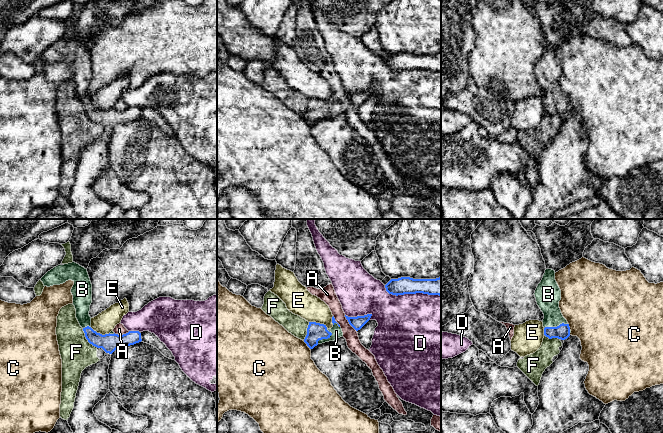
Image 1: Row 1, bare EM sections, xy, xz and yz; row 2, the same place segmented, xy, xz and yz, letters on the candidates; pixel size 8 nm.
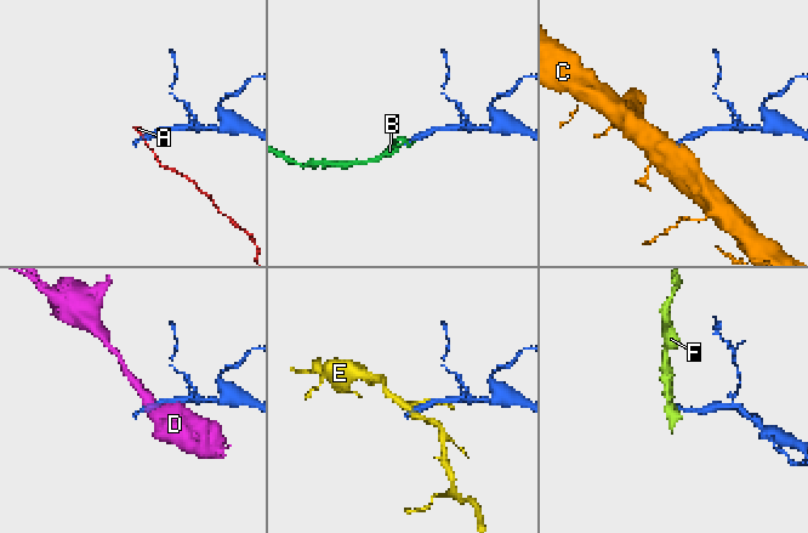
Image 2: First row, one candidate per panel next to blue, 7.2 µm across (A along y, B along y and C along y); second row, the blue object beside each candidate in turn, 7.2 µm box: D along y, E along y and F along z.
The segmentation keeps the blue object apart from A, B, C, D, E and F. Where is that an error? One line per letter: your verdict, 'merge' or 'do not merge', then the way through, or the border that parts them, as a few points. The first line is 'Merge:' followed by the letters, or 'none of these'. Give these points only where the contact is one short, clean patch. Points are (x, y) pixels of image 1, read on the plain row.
Merge: B
A: do not merge; border along xz (344, 91), (348, 99), (356, 107)
B: merge; runs through xz (315, 107), (326, 114), (336, 107)
C: do not merge; border along xz (303, 117), (310, 124)
D: do not merge
E: do not merge
F: do not merge; border along xy (82, 104), (85, 114), (97, 123)

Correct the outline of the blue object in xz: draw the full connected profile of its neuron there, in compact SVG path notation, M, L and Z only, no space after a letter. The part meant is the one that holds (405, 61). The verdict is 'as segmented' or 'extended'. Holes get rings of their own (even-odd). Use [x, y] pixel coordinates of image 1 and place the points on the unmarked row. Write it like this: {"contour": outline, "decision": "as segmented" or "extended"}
{"contour": "M401 53L391 55L385 61L386 67L392 71L423 69L441 72L441 53L436 55L413 55Z", "decision": "as segmented"}

